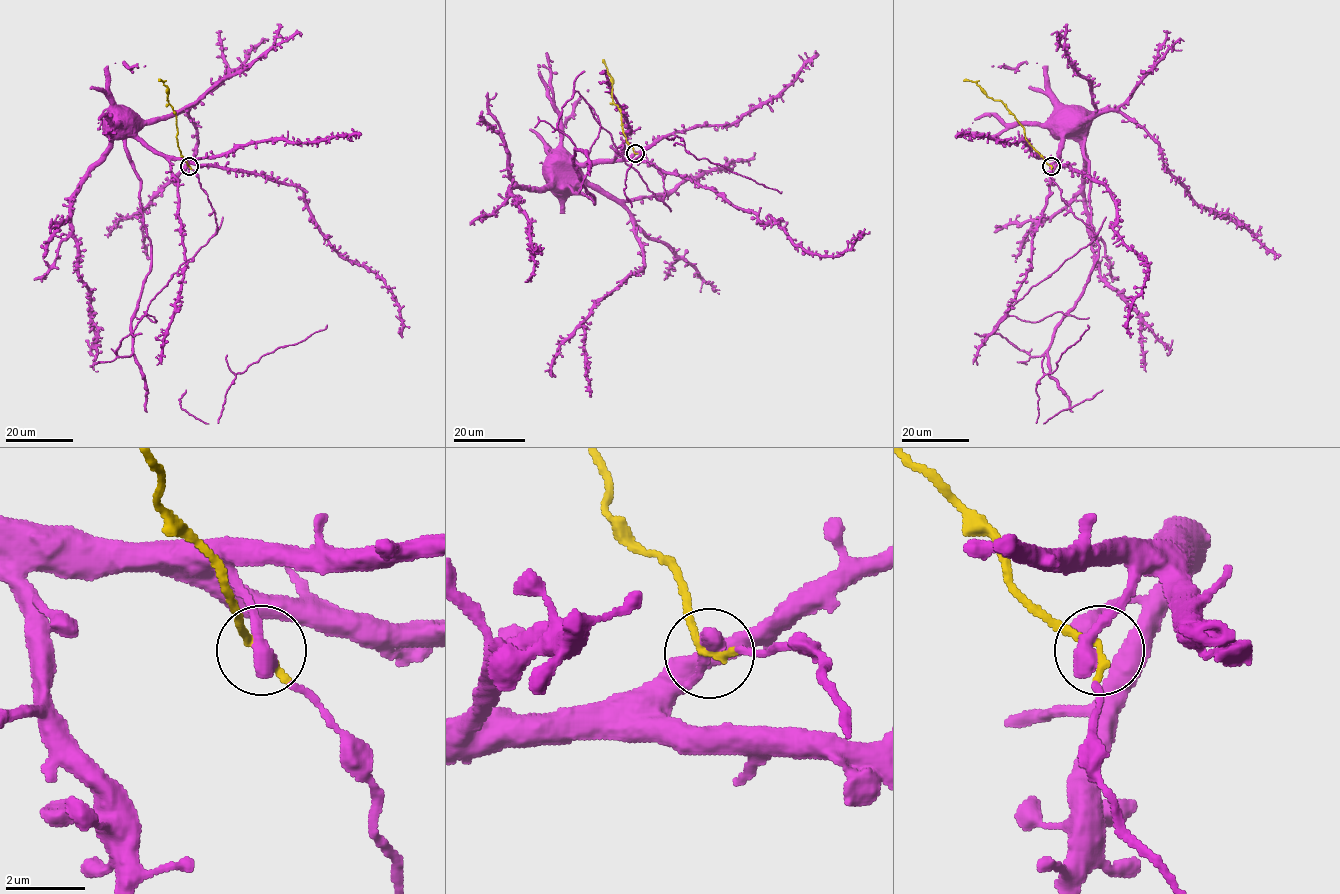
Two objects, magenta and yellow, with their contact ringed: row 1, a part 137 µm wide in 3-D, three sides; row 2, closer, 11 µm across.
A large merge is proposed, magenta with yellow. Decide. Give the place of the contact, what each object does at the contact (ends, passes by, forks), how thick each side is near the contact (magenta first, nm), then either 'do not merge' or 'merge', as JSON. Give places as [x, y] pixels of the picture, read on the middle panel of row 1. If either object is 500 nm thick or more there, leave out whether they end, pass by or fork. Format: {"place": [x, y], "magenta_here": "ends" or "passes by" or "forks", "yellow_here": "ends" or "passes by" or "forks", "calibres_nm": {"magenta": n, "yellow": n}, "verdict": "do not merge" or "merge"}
{"place": [635, 153], "magenta_here": "passes by", "yellow_here": "ends", "calibres_nm": {"magenta": 360, "yellow": 240}, "verdict": "merge"}

